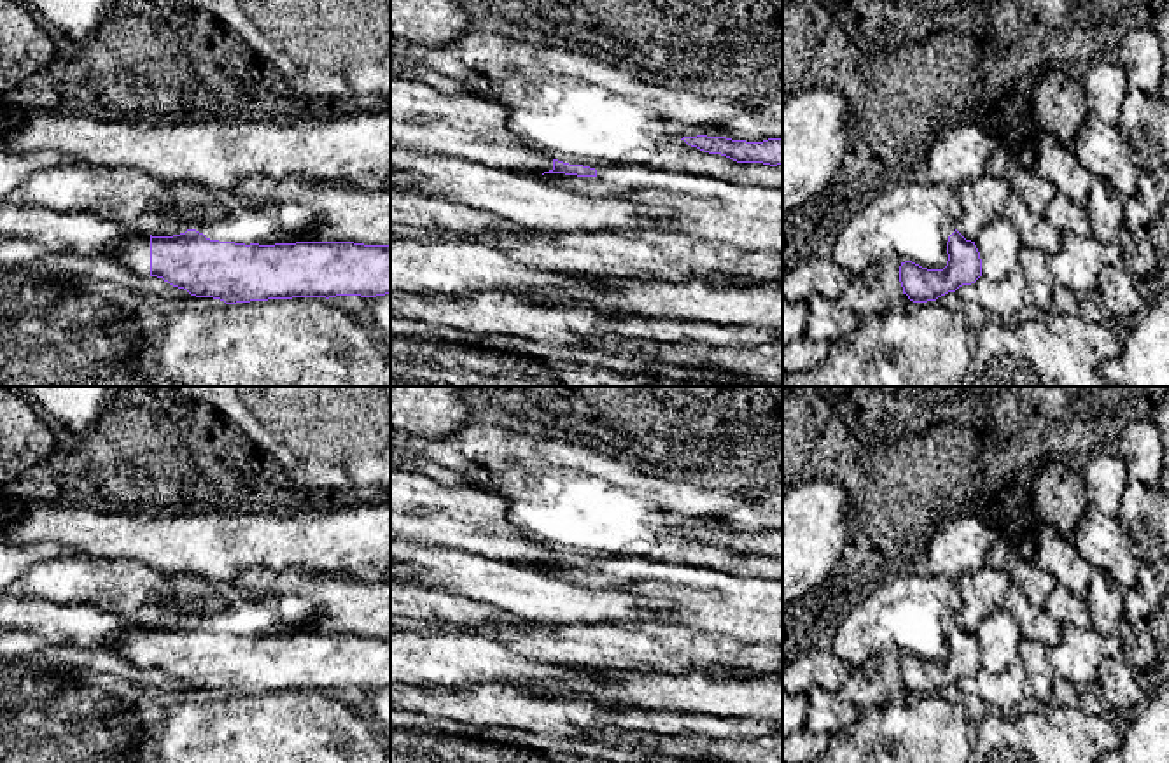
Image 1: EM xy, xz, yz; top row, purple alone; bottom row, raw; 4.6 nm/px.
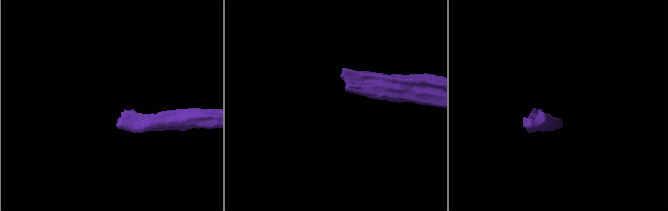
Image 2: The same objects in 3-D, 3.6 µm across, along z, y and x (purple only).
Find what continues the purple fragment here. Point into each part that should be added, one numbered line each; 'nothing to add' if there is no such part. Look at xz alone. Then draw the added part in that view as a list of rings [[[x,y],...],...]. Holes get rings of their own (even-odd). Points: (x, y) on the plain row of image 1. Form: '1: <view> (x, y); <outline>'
1: xz (469, 518); [[[390,469],[390,537],[457,548],[541,570],[553,550],[528,541],[506,518],[502,495],[480,486],[444,486]]]

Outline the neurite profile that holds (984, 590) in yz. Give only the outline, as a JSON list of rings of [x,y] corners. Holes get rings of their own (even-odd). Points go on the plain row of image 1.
[[[987,565],[964,574],[956,581],[961,595],[957,623],[975,634],[978,625],[996,609],[1003,607],[1012,579],[1003,570],[994,570]]]

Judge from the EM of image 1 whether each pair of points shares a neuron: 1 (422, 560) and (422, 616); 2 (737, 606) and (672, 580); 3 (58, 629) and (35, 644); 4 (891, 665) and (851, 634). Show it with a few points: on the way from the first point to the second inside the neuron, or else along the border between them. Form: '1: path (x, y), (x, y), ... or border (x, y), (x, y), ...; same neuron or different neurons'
1: border (408, 583), (419, 588), (440, 588), (461, 597); different neurons
2: path (721, 595), (706, 588), (688, 587); same neuron
3: border (18, 629), (72, 646); different neurons
4: border (902, 653), (889, 648), (875, 664); different neurons

